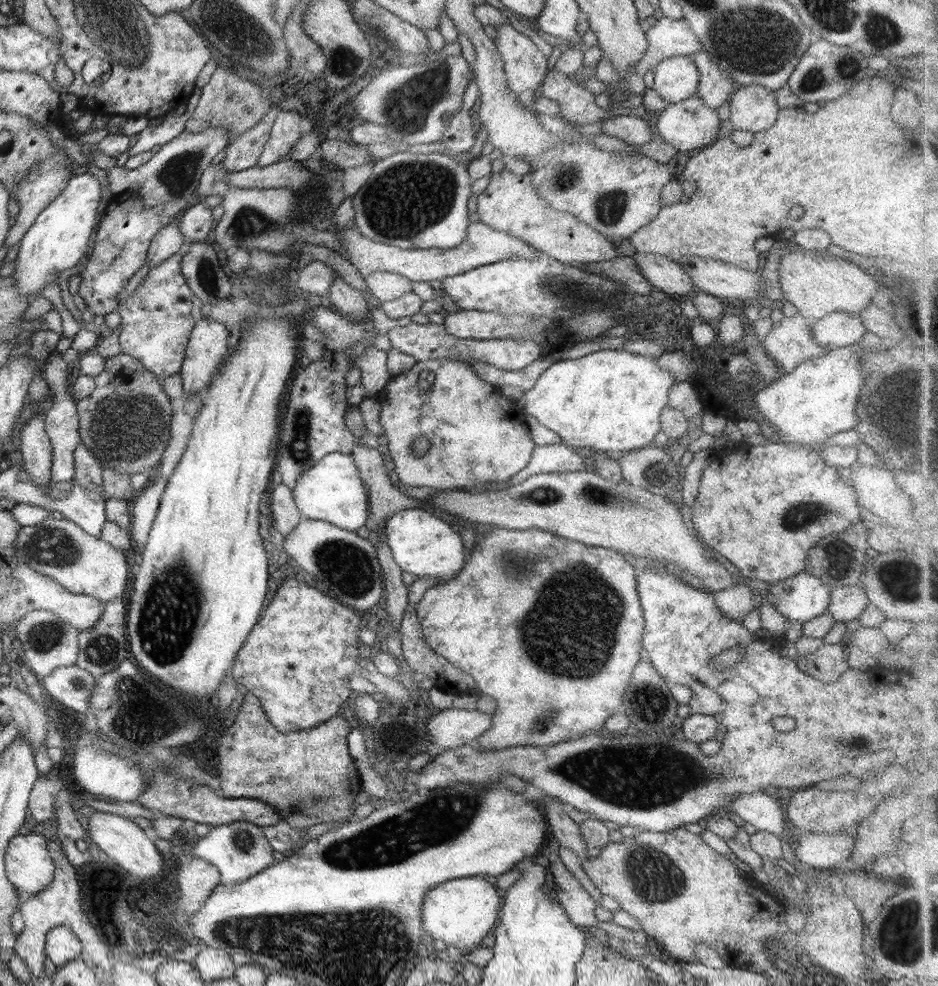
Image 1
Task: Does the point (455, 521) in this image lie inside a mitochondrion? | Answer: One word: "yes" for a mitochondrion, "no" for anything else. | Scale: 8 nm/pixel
no

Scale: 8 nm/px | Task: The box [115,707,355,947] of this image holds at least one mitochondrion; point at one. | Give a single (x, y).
(243, 838)

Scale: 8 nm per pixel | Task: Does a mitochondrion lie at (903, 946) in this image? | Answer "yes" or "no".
yes

